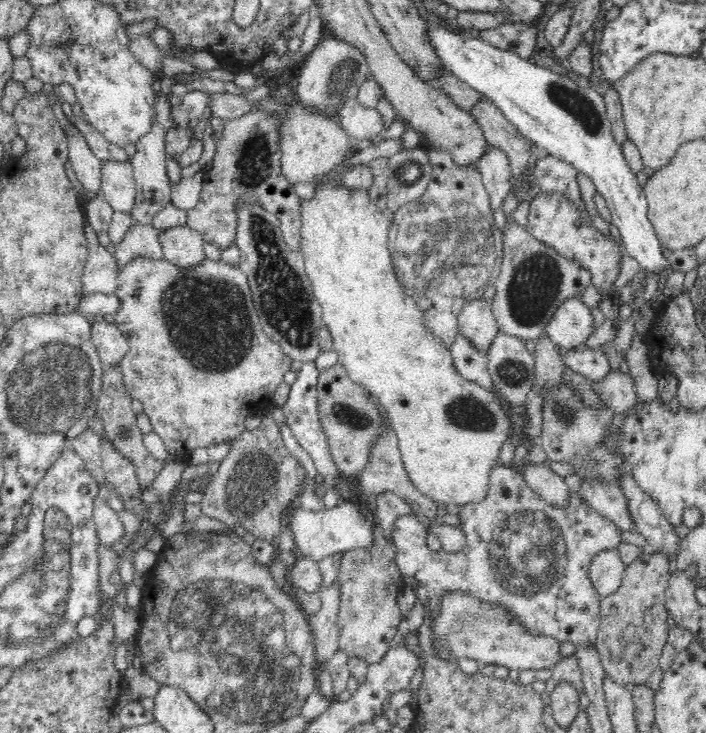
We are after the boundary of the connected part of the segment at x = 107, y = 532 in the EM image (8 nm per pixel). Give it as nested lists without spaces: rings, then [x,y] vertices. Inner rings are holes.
[[[104,494],[94,498],[92,519],[97,524],[98,539],[102,544],[114,544],[125,534],[118,517],[118,512],[109,507]]]

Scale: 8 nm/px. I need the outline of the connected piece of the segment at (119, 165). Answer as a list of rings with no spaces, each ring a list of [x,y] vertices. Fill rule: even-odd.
[[[102,160],[101,191],[110,211],[131,212],[134,208],[137,187],[130,161]]]

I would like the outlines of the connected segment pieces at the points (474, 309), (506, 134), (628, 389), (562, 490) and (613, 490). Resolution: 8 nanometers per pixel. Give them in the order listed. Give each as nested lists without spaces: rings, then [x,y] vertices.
[[[482,298],[467,302],[458,318],[459,333],[470,340],[478,350],[487,352],[494,337],[500,332],[493,315],[492,300]]]
[[[484,97],[470,111],[483,131],[485,141],[489,146],[501,150],[508,157],[514,182],[521,180],[526,172],[530,155],[536,149],[527,139],[502,115],[502,112],[492,101]]]
[[[612,369],[602,380],[597,382],[598,393],[606,407],[616,413],[628,413],[635,410],[639,401],[636,395],[634,377],[630,373]]]
[[[526,459],[517,466],[520,473],[524,475],[526,484],[546,502],[556,508],[564,508],[568,504],[570,491],[564,478],[552,472],[545,464],[536,464]]]
[[[582,480],[581,494],[591,509],[612,520],[622,532],[636,530],[630,517],[626,497],[617,485],[594,480]]]

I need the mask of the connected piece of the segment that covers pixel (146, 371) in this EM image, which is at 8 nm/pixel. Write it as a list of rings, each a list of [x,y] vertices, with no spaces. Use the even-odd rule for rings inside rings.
[[[136,257],[119,270],[116,285],[115,293],[120,299],[120,308],[118,312],[115,312],[113,318],[115,325],[129,342],[129,352],[117,366],[122,371],[122,381],[124,381],[124,387],[126,387],[130,398],[142,402],[143,412],[151,420],[153,431],[160,436],[165,444],[169,460],[185,462],[187,458],[190,458],[190,452],[194,448],[214,446],[220,444],[220,442],[235,439],[245,430],[244,420],[246,420],[246,417],[252,416],[255,412],[261,414],[265,412],[265,408],[272,403],[272,397],[274,391],[278,388],[278,384],[283,382],[284,374],[290,370],[290,364],[293,360],[284,354],[280,345],[263,331],[253,305],[246,273],[243,273],[238,266],[228,265],[222,259],[210,260],[204,258],[194,268],[179,268],[173,262],[166,261],[164,257],[154,258],[153,260],[148,260],[146,257]]]

